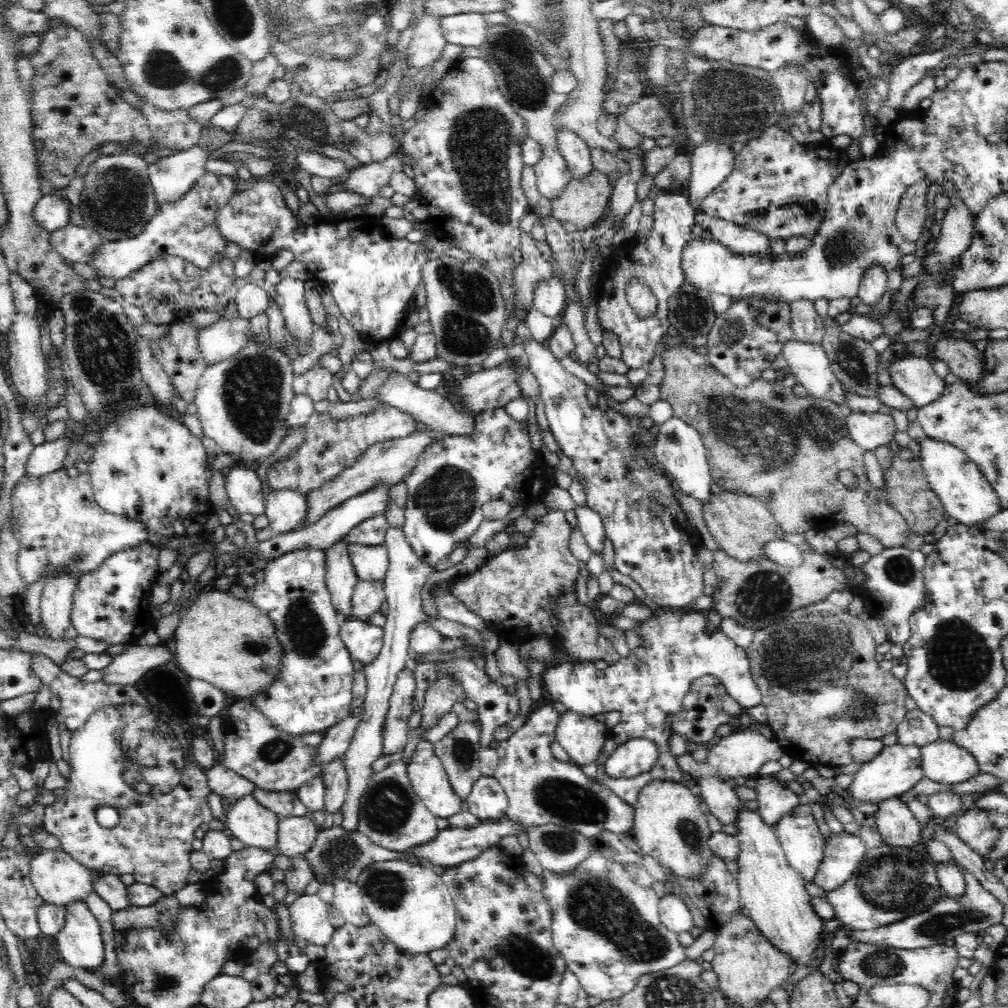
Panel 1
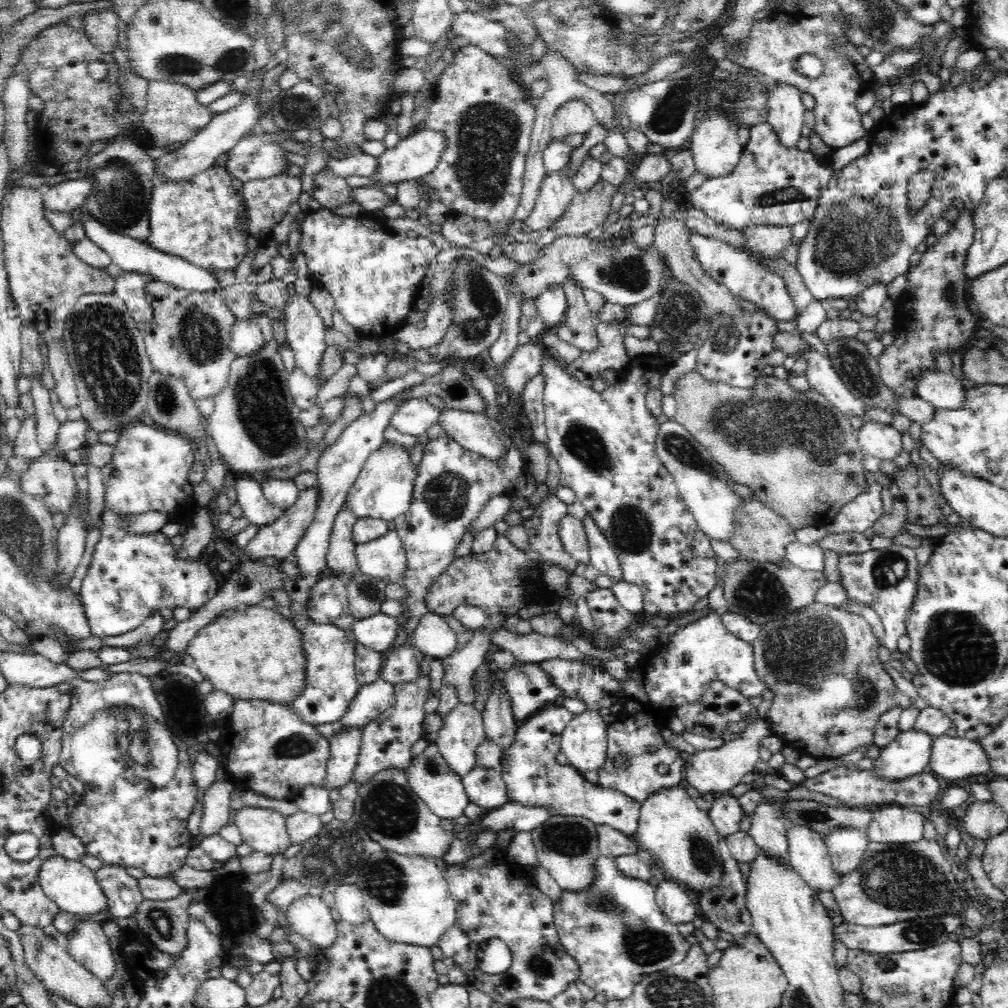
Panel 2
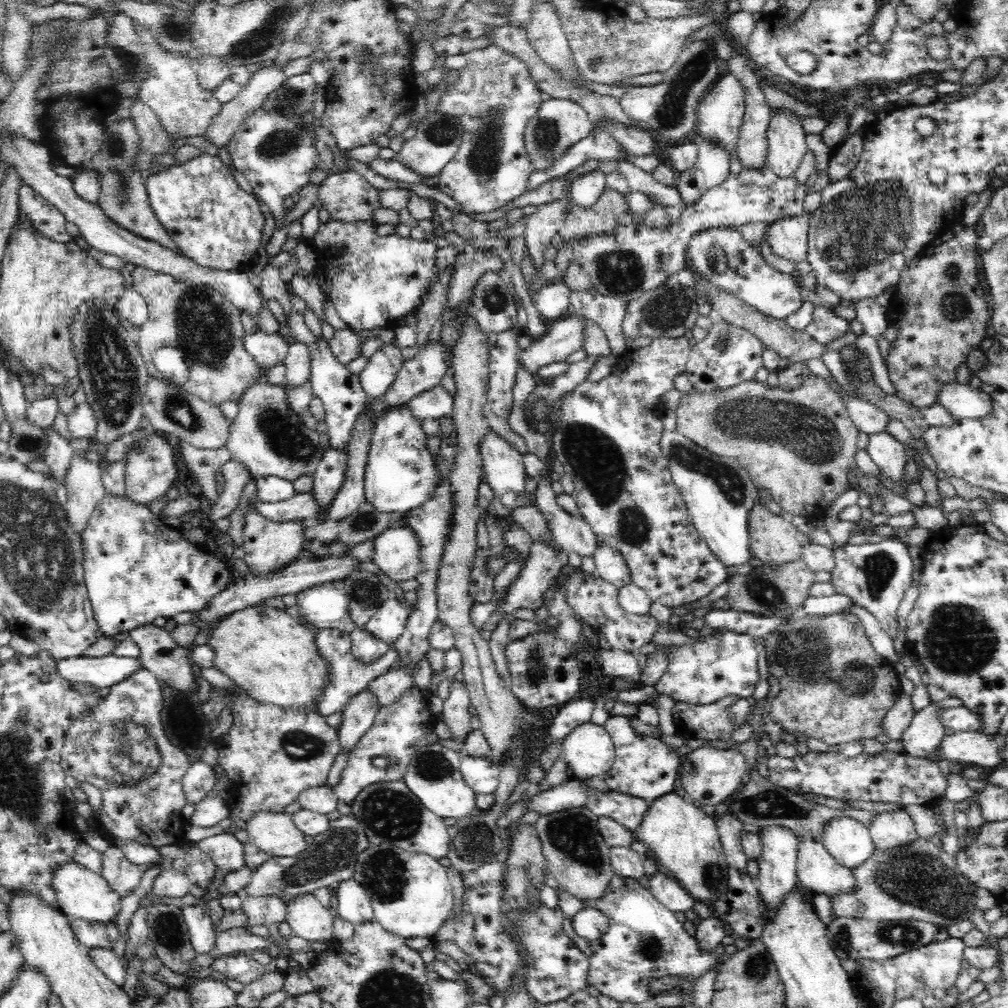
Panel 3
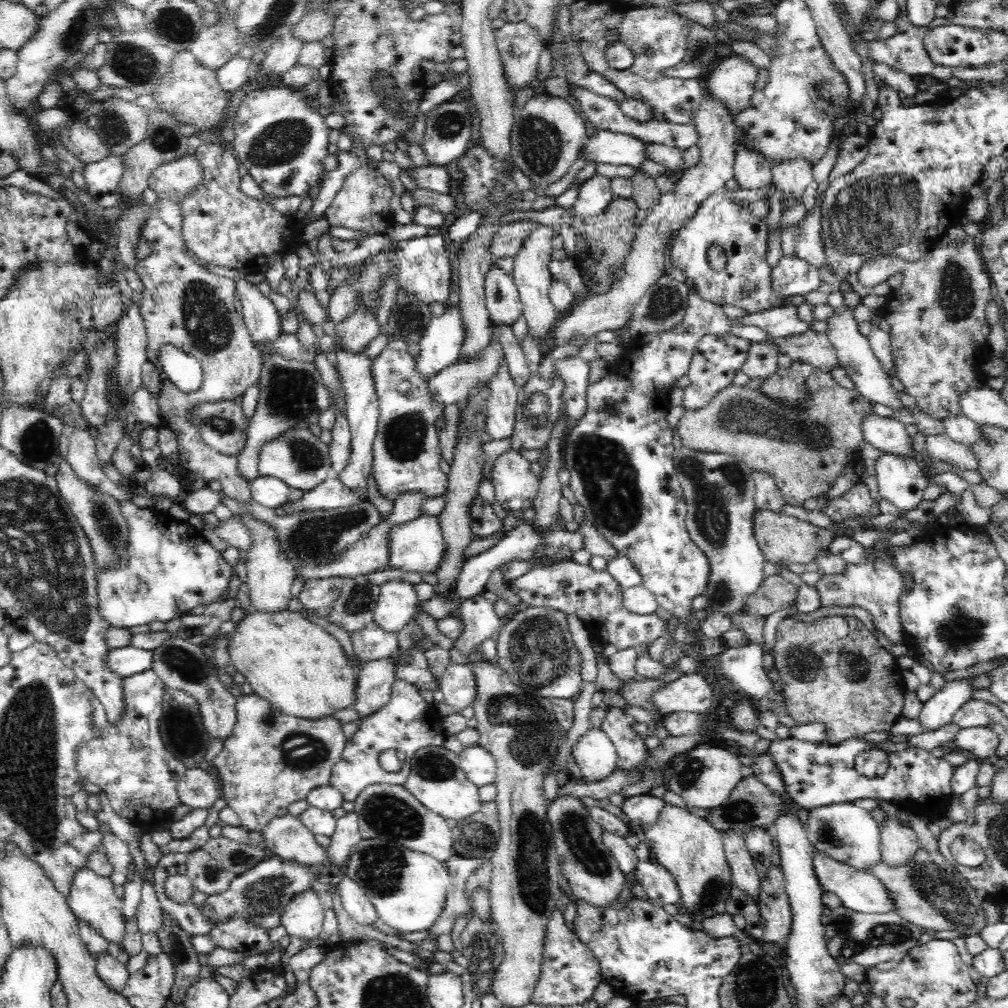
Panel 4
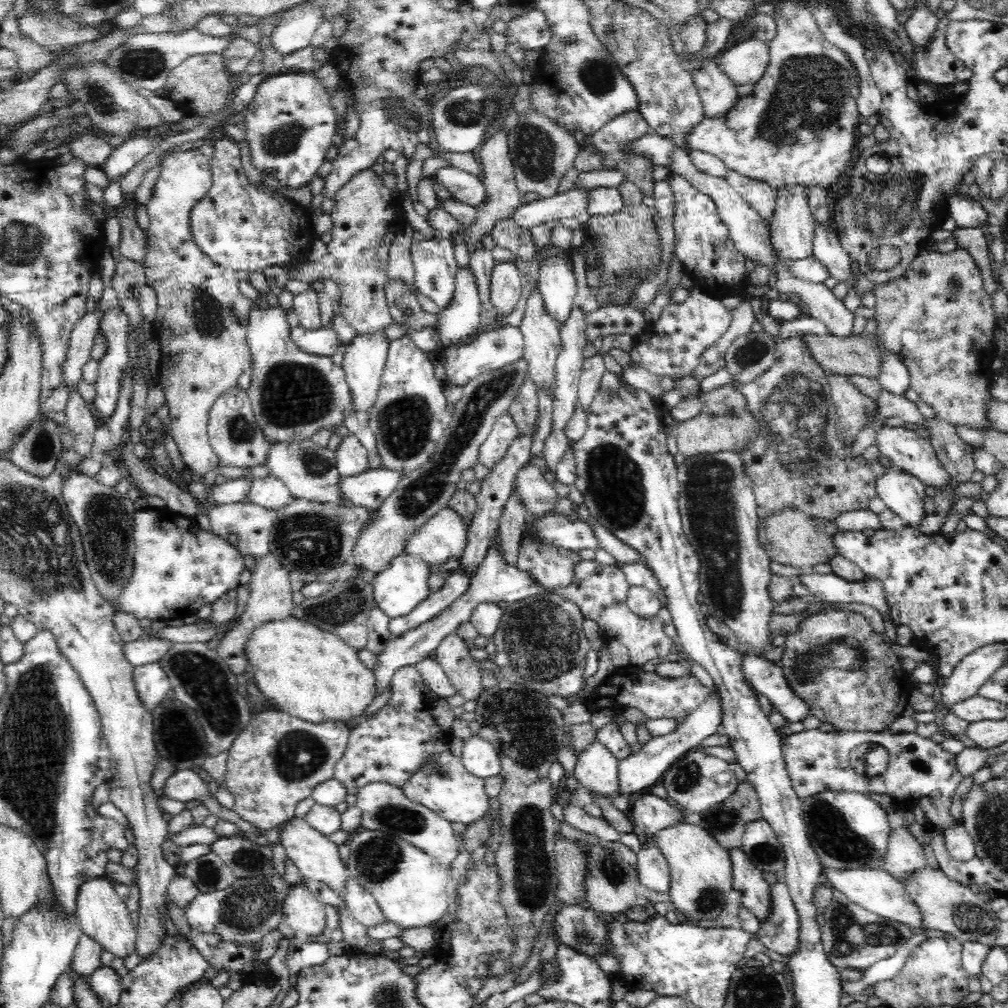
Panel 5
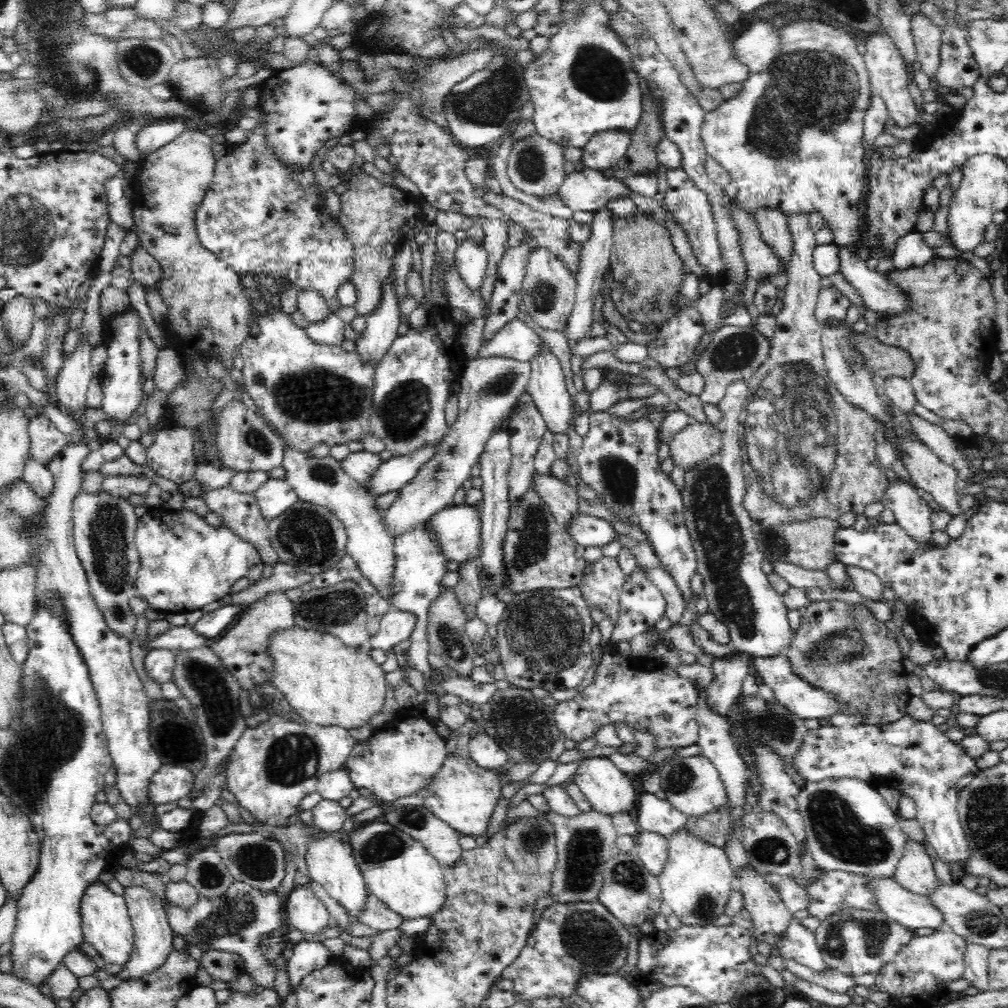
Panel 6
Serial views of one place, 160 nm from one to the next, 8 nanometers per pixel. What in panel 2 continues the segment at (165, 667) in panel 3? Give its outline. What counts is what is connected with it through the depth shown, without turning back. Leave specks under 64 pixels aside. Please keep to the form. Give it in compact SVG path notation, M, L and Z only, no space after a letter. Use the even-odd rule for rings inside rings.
M154 610L133 631L121 635L102 637L103 644L105 644L104 648L127 648L134 646L134 644L150 644L158 636L158 633L163 631L162 627L166 621L160 614L160 610Z

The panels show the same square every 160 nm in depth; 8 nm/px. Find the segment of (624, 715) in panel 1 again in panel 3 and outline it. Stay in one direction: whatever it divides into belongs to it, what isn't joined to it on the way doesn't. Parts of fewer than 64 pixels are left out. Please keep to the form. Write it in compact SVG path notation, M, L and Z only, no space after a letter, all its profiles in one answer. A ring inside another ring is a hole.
M722 629L715 631L718 632L695 638L694 644L669 649L667 668L654 685L658 693L666 694L678 702L696 705L710 704L732 694L751 700L756 684L760 681L759 642L746 633ZM611 715L604 729L610 735L614 743L615 760L612 768L603 775L610 791L644 799L648 802L656 800L674 790L674 784L679 778L679 768L683 755L676 748L670 748L668 744L647 735L636 733L630 725L630 717Z

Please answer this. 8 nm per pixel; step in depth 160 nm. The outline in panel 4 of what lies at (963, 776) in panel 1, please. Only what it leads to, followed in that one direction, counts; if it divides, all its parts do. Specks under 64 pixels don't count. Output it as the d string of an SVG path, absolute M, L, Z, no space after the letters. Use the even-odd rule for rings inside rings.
M970 727L960 729L954 742L958 748L972 752L976 758L988 758L995 755L995 748L999 745L1000 737L992 727Z

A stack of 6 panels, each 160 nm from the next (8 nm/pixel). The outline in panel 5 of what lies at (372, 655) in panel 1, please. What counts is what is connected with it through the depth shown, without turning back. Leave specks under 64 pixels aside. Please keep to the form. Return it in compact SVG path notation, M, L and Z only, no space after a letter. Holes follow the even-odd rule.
M402 551L398 556L395 556L388 565L388 568L382 570L375 575L373 584L373 595L375 604L380 607L380 610L388 615L388 618L396 618L406 616L412 612L431 592L428 578L430 578L430 566L428 563L408 555L406 551Z

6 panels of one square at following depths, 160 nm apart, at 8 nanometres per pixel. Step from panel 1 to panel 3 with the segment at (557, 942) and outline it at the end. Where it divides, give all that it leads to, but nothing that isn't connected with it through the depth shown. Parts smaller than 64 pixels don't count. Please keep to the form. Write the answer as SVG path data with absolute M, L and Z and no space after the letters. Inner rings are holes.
M615 874L603 898L586 900L583 904L585 908L600 910L608 918L607 933L597 940L581 938L573 929L573 919L566 916L564 931L590 959L589 985L621 1004L641 1004L649 1000L650 982L662 979L662 976L698 980L702 974L706 974L706 970L718 971L729 958L722 943L711 951L700 949L698 940L684 930L684 924L676 919L675 913L656 901L650 890L639 884L638 879Z

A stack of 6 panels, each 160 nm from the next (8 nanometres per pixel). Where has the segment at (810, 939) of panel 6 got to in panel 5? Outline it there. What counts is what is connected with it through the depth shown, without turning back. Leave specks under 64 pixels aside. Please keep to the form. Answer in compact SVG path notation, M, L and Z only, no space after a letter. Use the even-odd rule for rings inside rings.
M776 882L771 886L772 913L760 924L754 938L760 940L768 950L792 956L800 946L800 918L792 901L787 884Z

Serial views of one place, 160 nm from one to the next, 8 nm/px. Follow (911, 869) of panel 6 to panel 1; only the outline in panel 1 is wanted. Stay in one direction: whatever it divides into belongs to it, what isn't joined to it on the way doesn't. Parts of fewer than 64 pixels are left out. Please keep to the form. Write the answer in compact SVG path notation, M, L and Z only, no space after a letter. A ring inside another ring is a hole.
M898 797L880 802L873 815L884 845L913 847L922 840L922 825Z

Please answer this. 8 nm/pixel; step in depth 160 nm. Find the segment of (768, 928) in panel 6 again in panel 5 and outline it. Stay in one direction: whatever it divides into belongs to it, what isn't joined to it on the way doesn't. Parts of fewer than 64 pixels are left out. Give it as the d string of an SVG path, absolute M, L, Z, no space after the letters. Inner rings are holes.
M742 848L729 849L733 865L733 890L740 894L742 905L765 922L772 913L771 885L764 880L763 873L750 863Z

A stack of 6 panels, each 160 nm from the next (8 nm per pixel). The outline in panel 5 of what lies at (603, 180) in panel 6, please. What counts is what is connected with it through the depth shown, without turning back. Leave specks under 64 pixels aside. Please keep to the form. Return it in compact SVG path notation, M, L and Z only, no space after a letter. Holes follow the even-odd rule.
M573 187L554 196L538 199L529 203L523 202L510 216L516 225L529 230L540 226L548 220L572 218L586 212L590 190Z

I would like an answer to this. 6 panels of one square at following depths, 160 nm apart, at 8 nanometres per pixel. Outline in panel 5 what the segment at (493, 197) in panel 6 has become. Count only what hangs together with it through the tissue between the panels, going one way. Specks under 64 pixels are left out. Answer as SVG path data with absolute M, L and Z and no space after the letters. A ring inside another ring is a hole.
M452 166L440 168L435 176L435 180L444 185L453 198L475 207L486 202L486 187L480 178Z

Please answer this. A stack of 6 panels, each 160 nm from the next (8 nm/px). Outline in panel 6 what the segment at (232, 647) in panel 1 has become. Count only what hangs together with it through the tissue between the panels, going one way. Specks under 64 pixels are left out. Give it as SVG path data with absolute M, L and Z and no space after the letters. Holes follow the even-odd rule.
M296 626L290 630L274 632L270 636L270 644L269 654L274 661L274 672L267 683L267 689L282 696L285 704L289 704L307 724L342 727L350 731L368 725L372 716L382 712L389 684L384 677L386 673L373 660L367 646L349 648L337 636Z

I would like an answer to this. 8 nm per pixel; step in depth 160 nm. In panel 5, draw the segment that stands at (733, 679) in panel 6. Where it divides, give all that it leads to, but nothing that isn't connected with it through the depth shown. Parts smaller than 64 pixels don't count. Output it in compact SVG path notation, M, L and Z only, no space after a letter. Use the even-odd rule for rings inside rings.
M717 690L710 691L706 700L691 714L684 718L676 727L674 732L664 736L651 738L637 753L632 753L628 758L619 760L618 777L620 777L620 794L634 797L648 790L649 787L660 782L663 772L666 772L675 760L690 752L692 748L701 744L704 738L721 731L722 722L722 703L720 693Z

